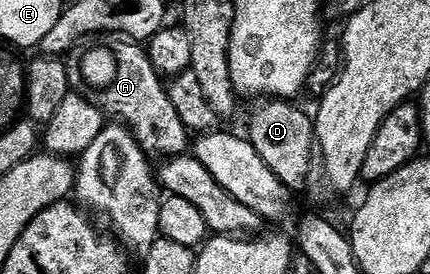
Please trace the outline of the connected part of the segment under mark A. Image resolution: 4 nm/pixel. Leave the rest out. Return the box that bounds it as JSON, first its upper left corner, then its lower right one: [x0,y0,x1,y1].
[67,33,191,159]

